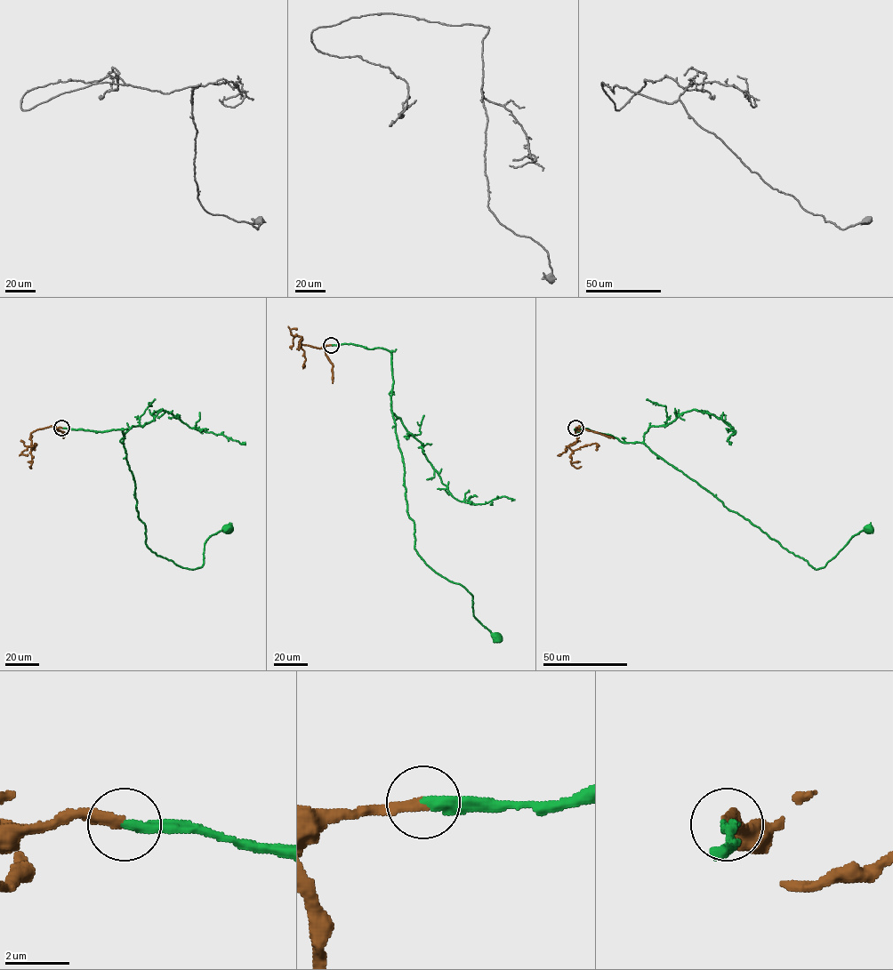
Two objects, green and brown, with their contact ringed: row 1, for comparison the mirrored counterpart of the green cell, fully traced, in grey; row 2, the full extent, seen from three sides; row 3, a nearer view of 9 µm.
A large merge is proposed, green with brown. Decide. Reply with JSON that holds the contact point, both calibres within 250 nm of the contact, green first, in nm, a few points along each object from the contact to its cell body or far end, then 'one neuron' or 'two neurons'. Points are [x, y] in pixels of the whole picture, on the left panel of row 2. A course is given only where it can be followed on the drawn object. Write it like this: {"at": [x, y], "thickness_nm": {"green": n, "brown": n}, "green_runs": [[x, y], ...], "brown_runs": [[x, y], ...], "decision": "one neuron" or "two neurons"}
{"at": [61, 428], "thickness_nm": {"green": 320, "brown": 300}, "green_runs": [[61, 428], [122, 428], [145, 544], [157, 556], [183, 568], [199, 568], [205, 541], [226, 529]], "brown_runs": [[61, 428], [50, 426], [34, 430], [30, 439], [33, 445], [30, 450], [36, 444], [34, 450]], "decision": "one neuron"}

